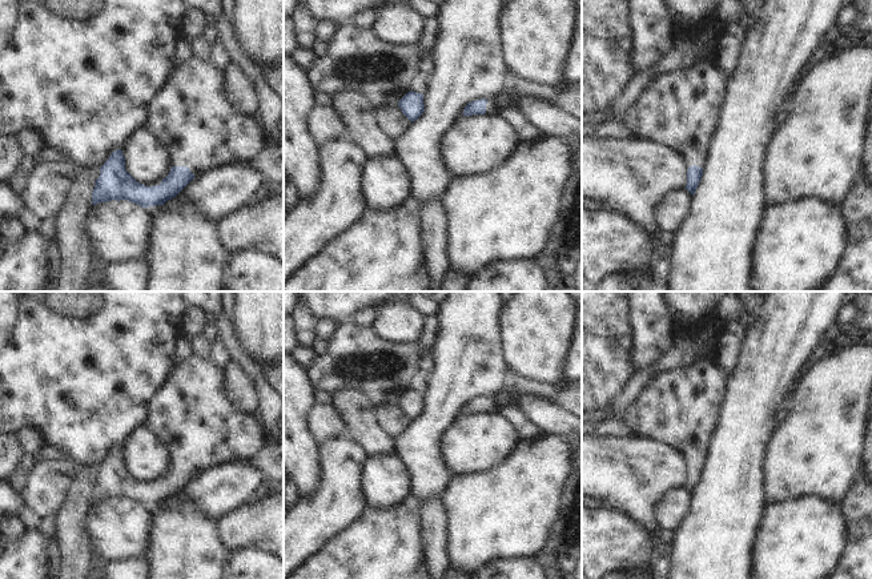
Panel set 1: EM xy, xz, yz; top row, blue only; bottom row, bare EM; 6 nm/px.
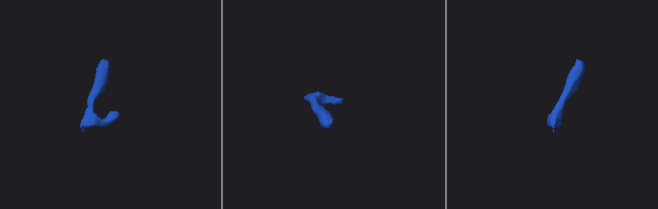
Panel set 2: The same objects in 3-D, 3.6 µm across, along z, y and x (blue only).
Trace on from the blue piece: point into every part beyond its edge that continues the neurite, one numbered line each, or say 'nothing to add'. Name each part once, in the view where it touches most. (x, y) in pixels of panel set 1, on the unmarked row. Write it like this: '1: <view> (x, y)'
1: xy (191, 414)

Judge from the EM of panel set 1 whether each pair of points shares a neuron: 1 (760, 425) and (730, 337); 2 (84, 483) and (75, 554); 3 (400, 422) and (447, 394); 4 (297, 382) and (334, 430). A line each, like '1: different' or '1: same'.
1: different
2: same
3: different
4: different

